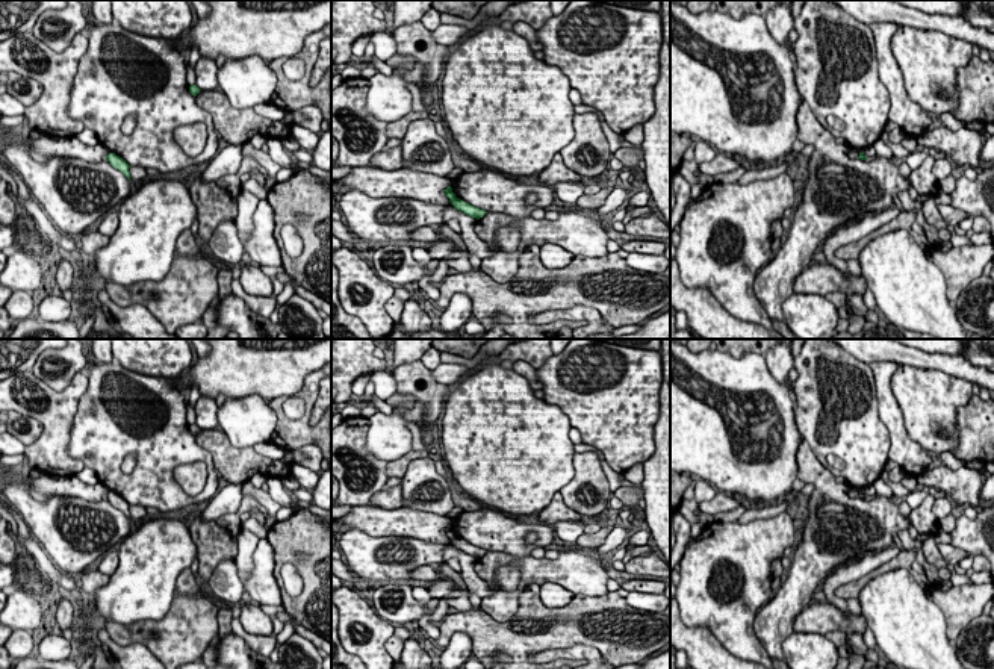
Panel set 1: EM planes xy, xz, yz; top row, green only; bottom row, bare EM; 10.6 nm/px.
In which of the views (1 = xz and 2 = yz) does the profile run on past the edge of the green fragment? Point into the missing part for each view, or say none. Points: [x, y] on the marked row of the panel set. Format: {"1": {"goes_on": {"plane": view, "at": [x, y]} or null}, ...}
{"1": {"goes_on": null}, "2": {"goes_on": null}}

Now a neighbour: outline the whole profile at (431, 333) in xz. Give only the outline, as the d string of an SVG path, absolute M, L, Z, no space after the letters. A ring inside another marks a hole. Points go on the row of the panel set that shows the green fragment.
M401 321L395 322L392 331L387 334L387 339L461 339L461 336L457 331L446 333L440 327L431 327L428 330L415 333L402 333L399 327Z

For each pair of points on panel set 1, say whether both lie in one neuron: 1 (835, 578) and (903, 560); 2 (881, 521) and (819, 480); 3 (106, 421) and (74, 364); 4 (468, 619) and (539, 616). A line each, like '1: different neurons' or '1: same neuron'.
1: different neurons
2: same neuron
3: different neurons
4: same neuron

